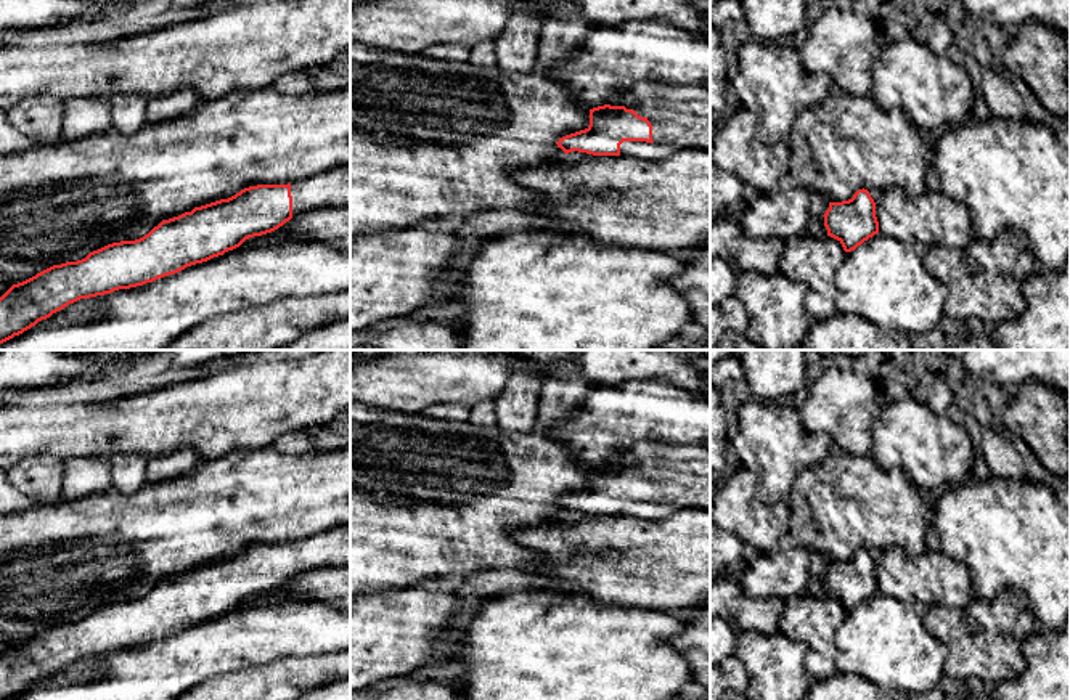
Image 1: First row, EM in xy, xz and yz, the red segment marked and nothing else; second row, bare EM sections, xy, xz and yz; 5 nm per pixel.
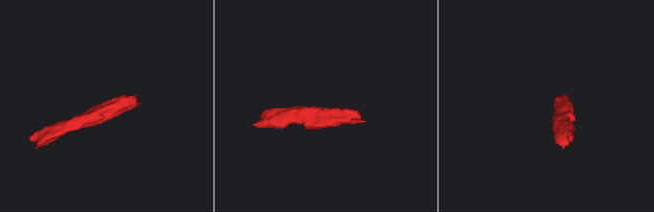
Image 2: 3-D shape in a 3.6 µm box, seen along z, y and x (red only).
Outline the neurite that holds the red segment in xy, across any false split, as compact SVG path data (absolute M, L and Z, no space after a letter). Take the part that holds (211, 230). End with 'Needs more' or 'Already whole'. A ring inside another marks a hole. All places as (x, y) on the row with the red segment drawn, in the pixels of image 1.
M350 165L336 167L292 185L244 188L228 199L162 220L140 239L112 242L90 252L82 260L53 265L22 283L13 284L0 297L0 344L80 299L143 286L175 275L186 267L236 249L249 238L272 233L302 212L323 207L350 207Z. Needs more

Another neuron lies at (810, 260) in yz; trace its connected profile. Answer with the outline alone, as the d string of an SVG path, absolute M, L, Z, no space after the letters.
M805 234L784 239L779 271L807 286L805 311L811 321L826 319L835 311L835 273L845 257L840 241L831 236L818 239Z

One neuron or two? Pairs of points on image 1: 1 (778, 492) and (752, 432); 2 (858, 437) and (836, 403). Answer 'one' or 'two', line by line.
1: one
2: one

